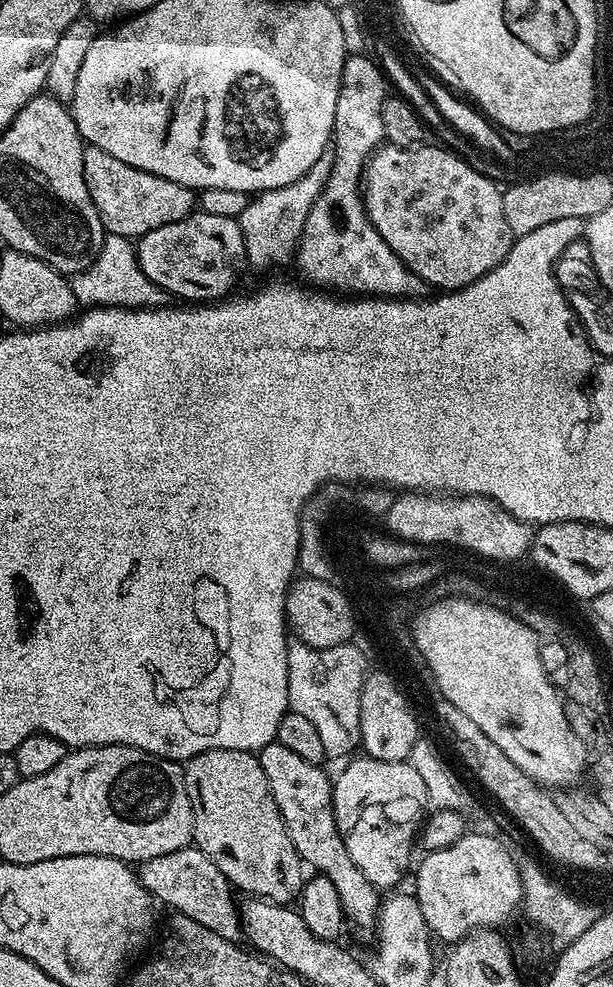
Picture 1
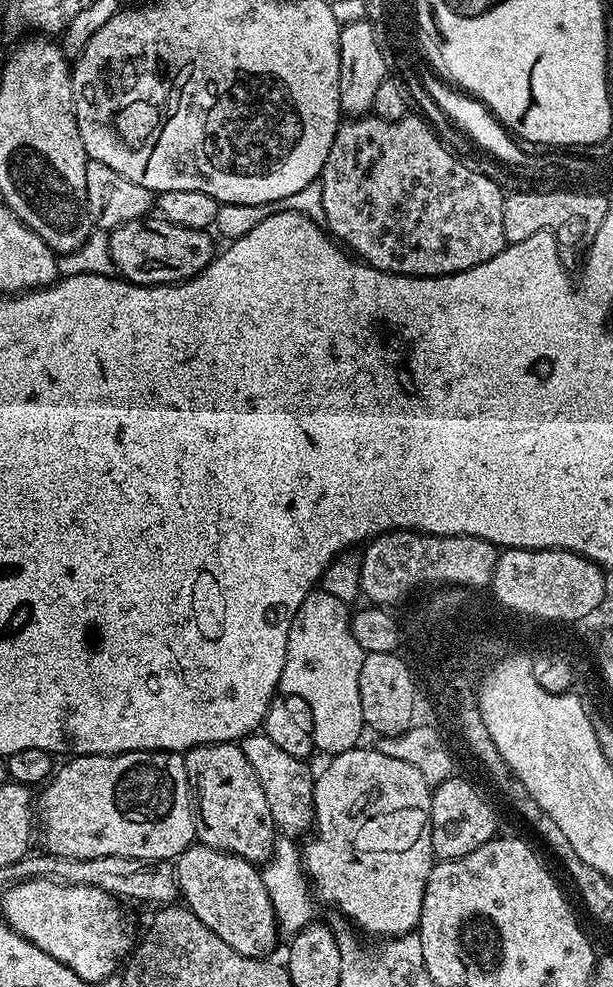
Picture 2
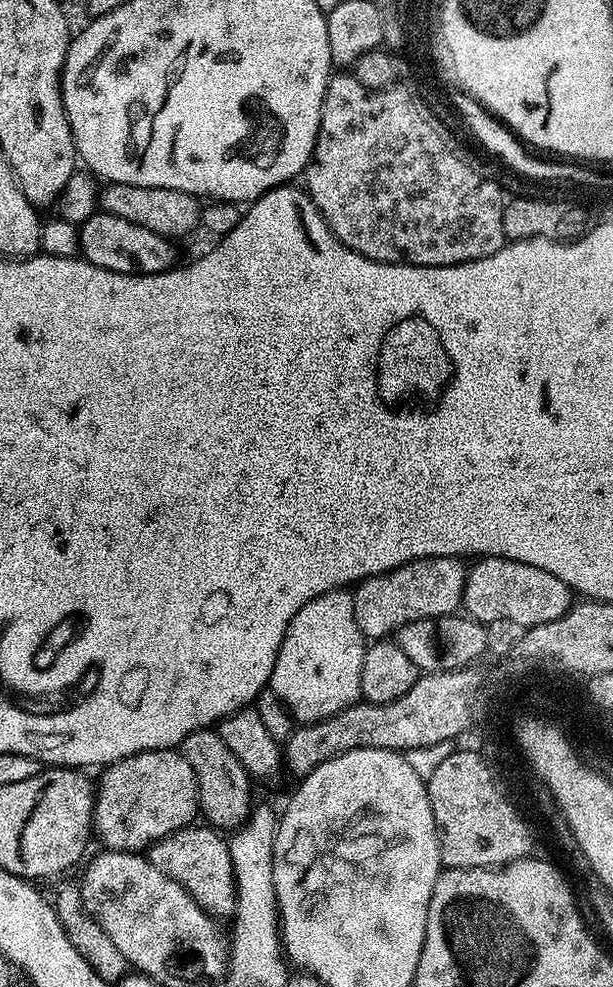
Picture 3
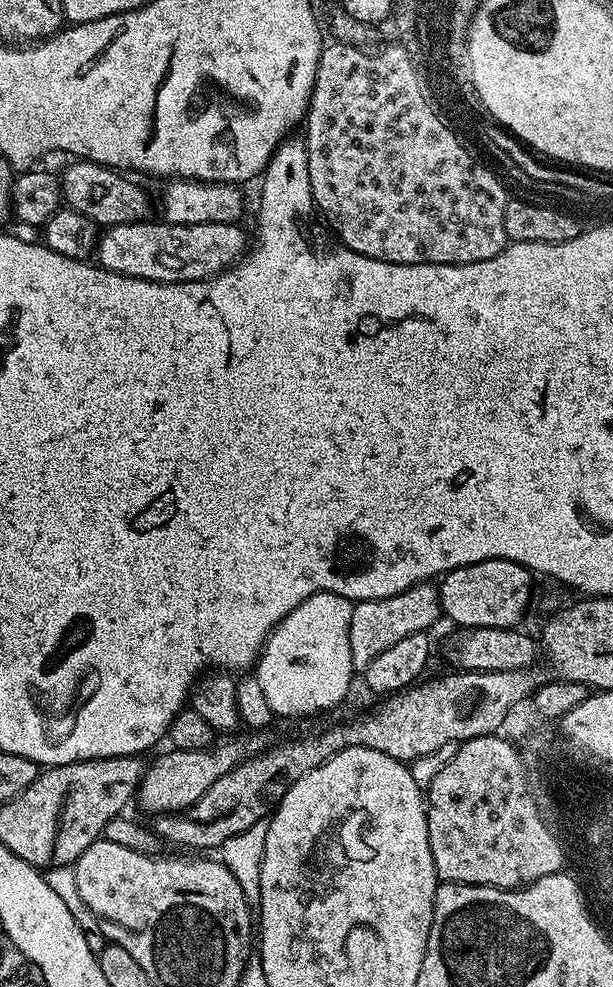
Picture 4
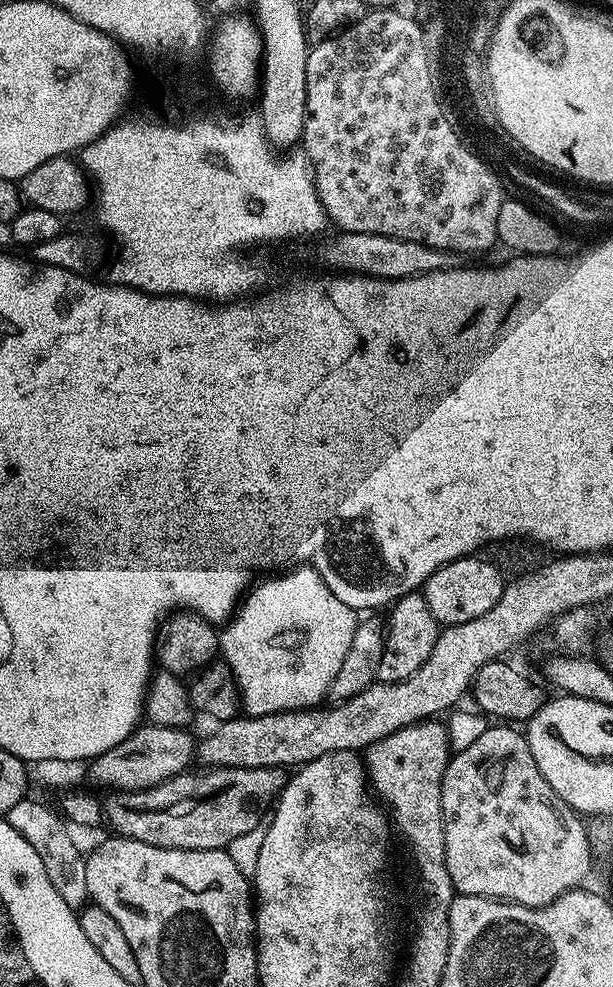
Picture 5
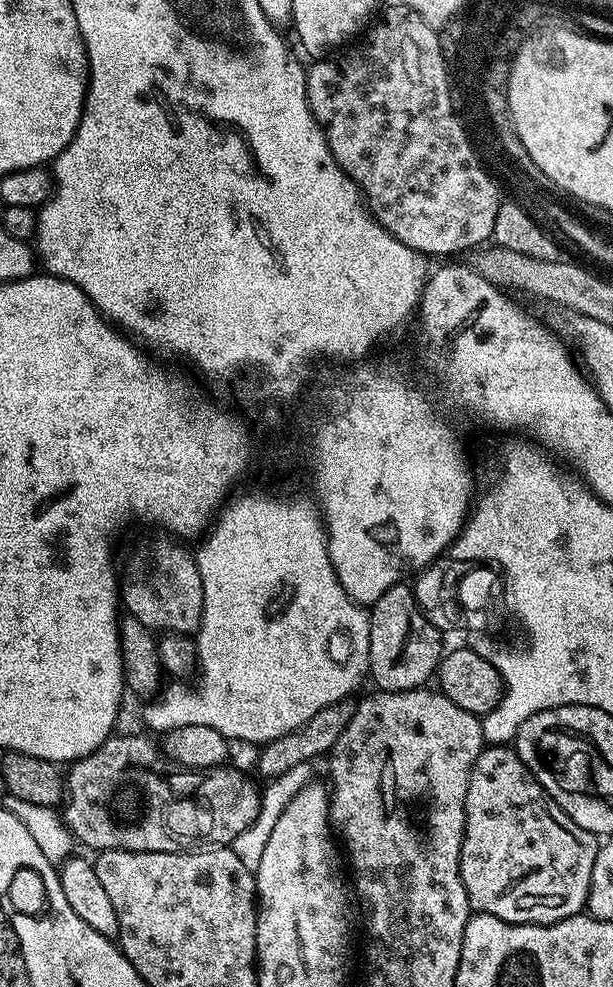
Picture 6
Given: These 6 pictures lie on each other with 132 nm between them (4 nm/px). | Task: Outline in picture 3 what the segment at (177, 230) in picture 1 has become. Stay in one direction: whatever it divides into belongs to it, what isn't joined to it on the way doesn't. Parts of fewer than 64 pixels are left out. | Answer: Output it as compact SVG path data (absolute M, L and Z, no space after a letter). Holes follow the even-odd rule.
M103 210L93 212L89 220L79 225L78 231L79 255L102 270L133 274L166 272L177 263L176 248L172 245L175 243L169 237L154 234L154 230L146 230L146 226L126 222L126 218L118 218Z

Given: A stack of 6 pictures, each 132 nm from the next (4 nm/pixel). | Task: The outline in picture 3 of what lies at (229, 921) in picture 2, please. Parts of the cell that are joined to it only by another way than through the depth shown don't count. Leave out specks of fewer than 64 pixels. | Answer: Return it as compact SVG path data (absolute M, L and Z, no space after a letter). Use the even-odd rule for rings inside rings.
M211 826L196 827L179 828L154 841L147 849L147 858L159 872L166 874L166 878L182 885L208 915L231 917L236 911L236 879L234 866L230 862L228 841Z

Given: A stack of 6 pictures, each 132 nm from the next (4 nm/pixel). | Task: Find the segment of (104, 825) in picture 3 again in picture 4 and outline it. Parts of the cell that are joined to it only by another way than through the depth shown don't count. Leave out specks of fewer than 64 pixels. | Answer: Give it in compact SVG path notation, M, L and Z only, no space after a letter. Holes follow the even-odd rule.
M224 738L221 742L213 743L211 749L207 748L182 748L168 750L165 756L157 758L153 764L147 765L144 779L140 782L138 804L151 814L167 814L169 812L182 812L185 808L194 806L218 778L234 770L245 759L244 744L236 738Z

